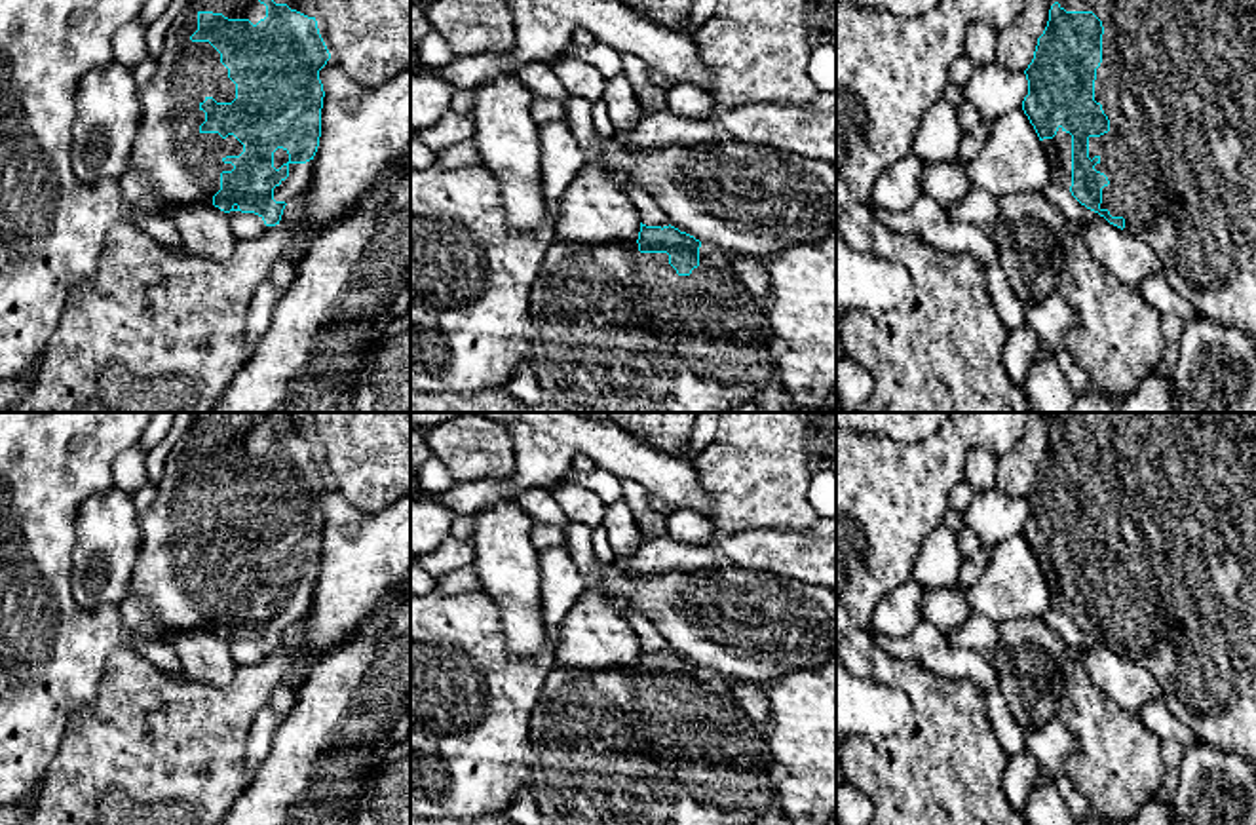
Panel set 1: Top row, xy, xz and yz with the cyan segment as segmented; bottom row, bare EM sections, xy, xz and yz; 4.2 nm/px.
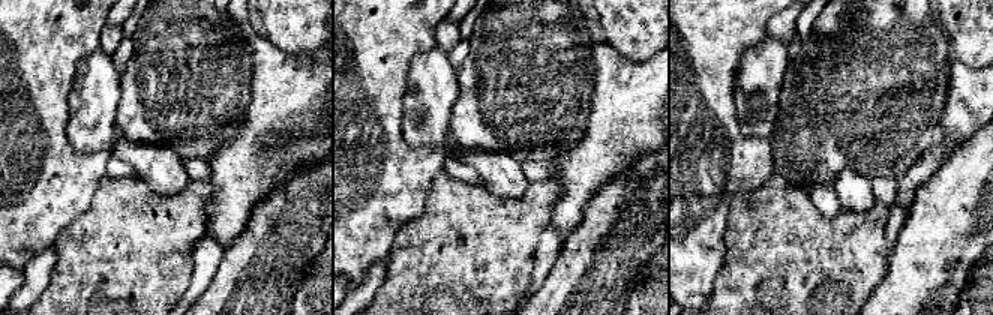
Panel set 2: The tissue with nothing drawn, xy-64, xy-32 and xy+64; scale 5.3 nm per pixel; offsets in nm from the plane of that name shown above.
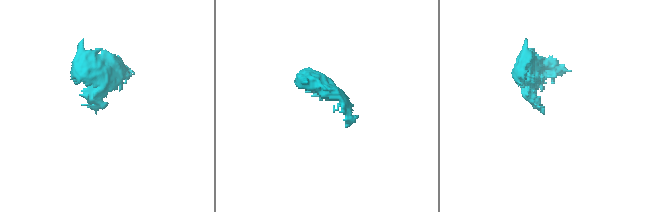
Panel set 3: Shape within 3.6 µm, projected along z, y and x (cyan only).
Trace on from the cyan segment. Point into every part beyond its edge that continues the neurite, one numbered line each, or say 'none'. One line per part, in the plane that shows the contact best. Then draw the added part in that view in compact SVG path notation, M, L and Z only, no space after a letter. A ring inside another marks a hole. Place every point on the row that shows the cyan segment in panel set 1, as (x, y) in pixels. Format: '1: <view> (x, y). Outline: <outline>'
1: xy (171, 164). Outline: M190 0L171 23L163 49L156 59L150 80L139 87L139 125L131 146L129 163L120 179L125 219L137 215L165 217L165 211L181 205L207 203L220 190L220 173L232 171L224 163L226 156L239 156L243 144L228 135L201 133L205 112L200 105L213 97L217 103L236 99L236 84L228 78L228 68L220 63L220 53L209 42L192 42L198 30L198 13L213 11L228 19L249 19L257 25L266 17L266 6L258 0Z

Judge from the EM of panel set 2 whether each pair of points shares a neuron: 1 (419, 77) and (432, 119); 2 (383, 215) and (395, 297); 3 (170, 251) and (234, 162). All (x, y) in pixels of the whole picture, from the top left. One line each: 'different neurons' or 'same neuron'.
1: same neuron
2: different neurons
3: different neurons

